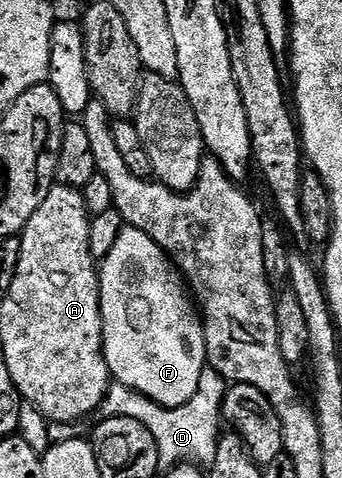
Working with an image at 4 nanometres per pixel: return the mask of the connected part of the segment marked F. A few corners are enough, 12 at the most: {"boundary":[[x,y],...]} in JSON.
{"boundary":[[124,225],[99,266],[113,382],[182,406],[207,369],[181,273]]}

